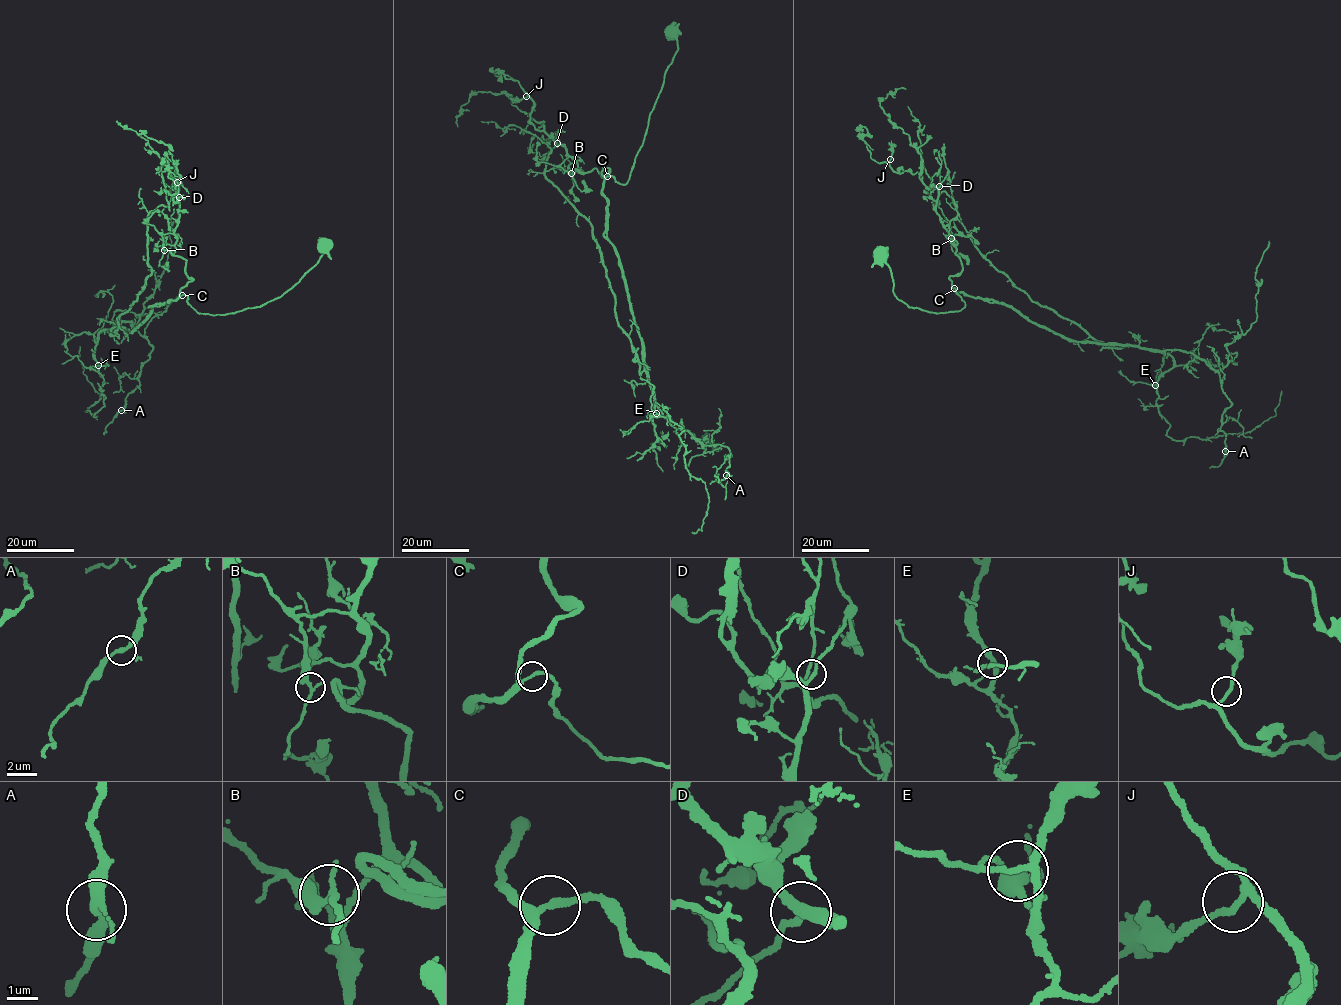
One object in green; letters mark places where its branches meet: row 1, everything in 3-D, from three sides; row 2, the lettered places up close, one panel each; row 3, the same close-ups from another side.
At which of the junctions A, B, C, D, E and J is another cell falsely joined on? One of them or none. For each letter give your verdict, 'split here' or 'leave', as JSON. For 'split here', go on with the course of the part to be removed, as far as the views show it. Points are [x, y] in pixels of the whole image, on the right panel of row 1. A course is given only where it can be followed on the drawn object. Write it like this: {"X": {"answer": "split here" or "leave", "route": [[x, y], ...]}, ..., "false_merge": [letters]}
{"A": {"answer": "leave"}, "B": {"answer": "leave"}, "C": {"answer": "leave"}, "D": {"answer": "leave"}, "E": {"answer": "leave"}, "J": {"answer": "leave"}, "false_merge": []}

